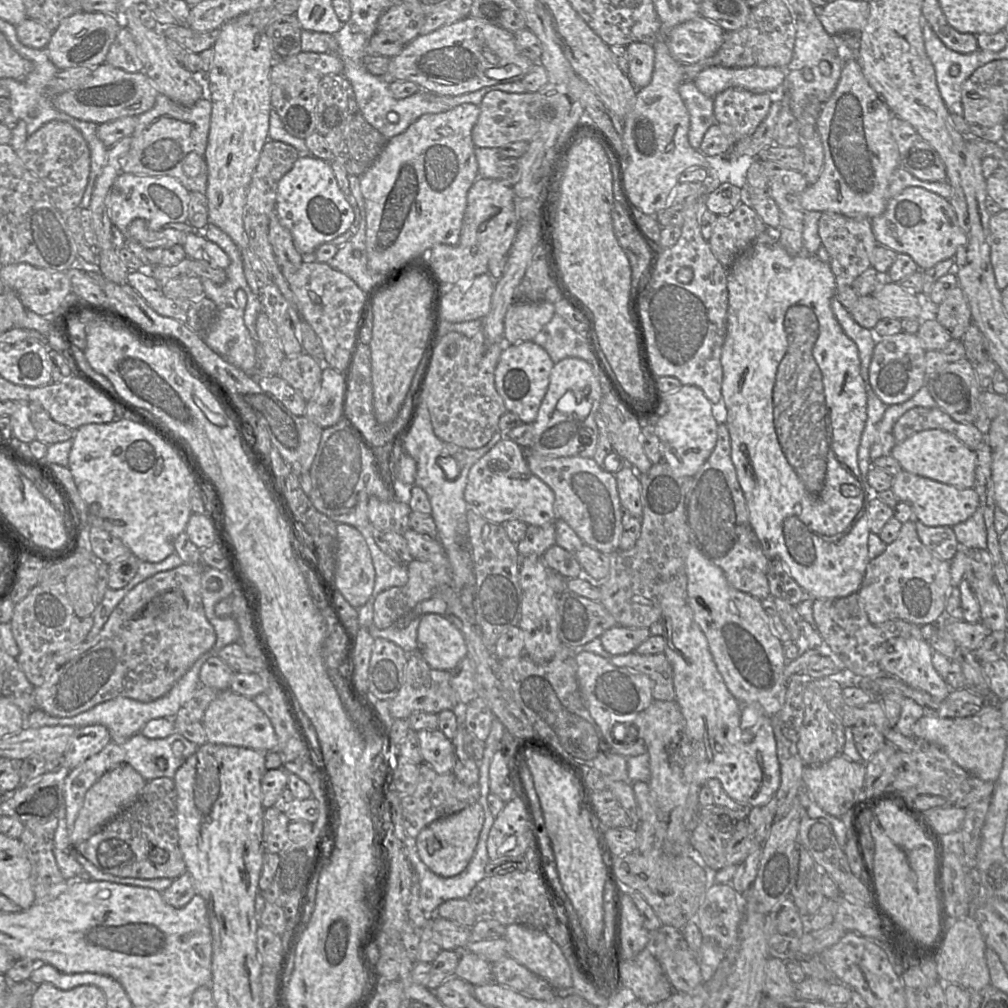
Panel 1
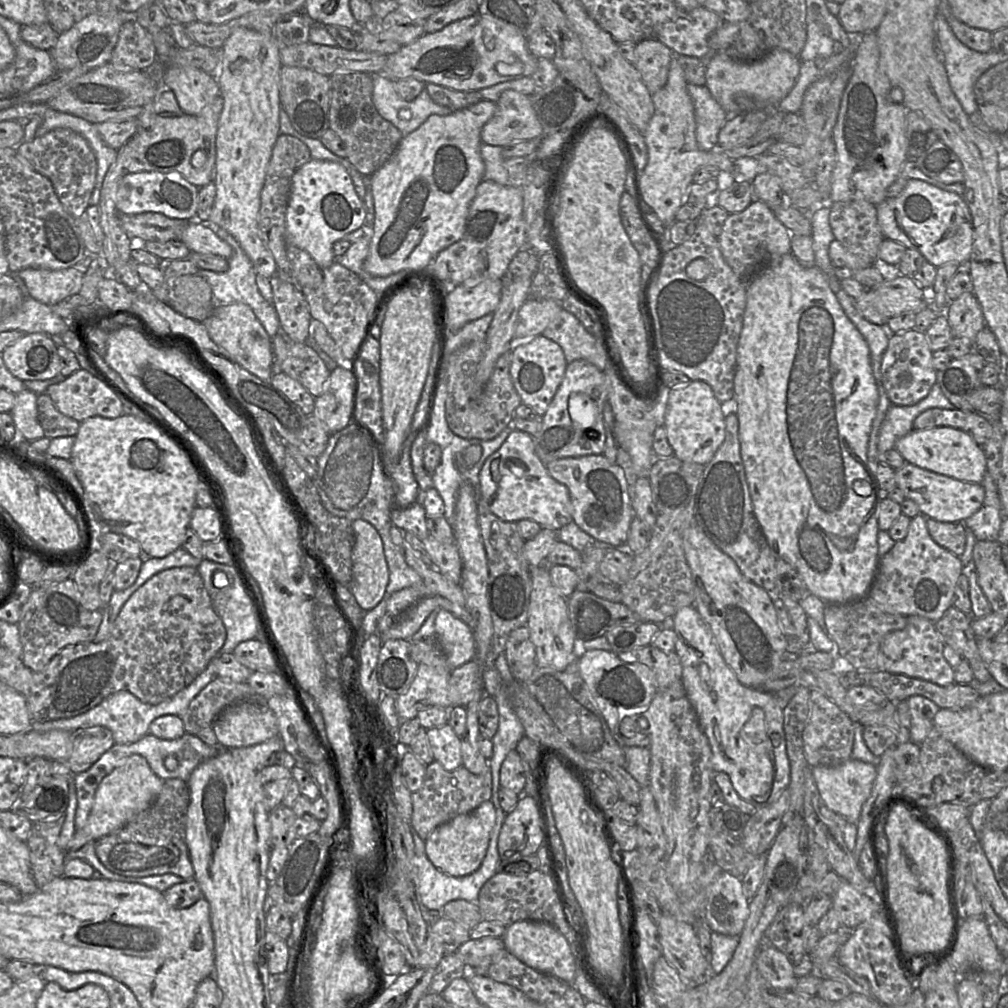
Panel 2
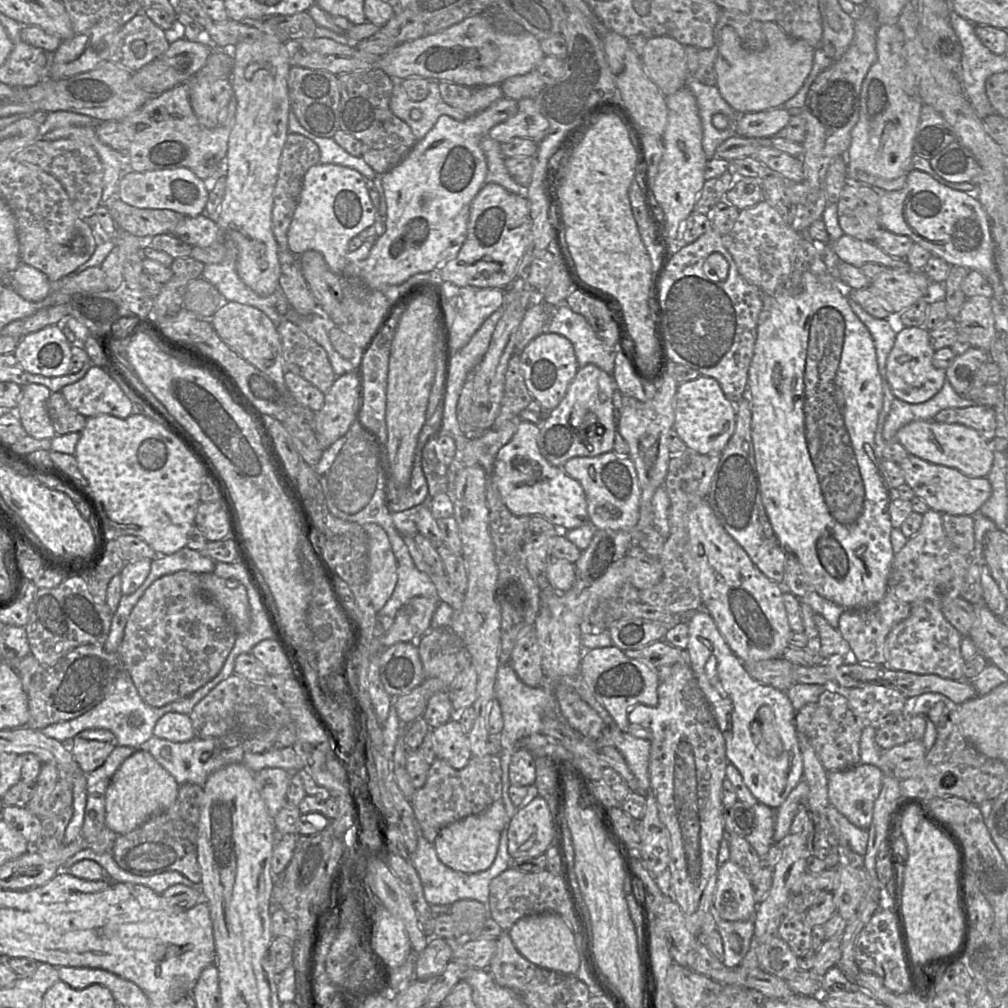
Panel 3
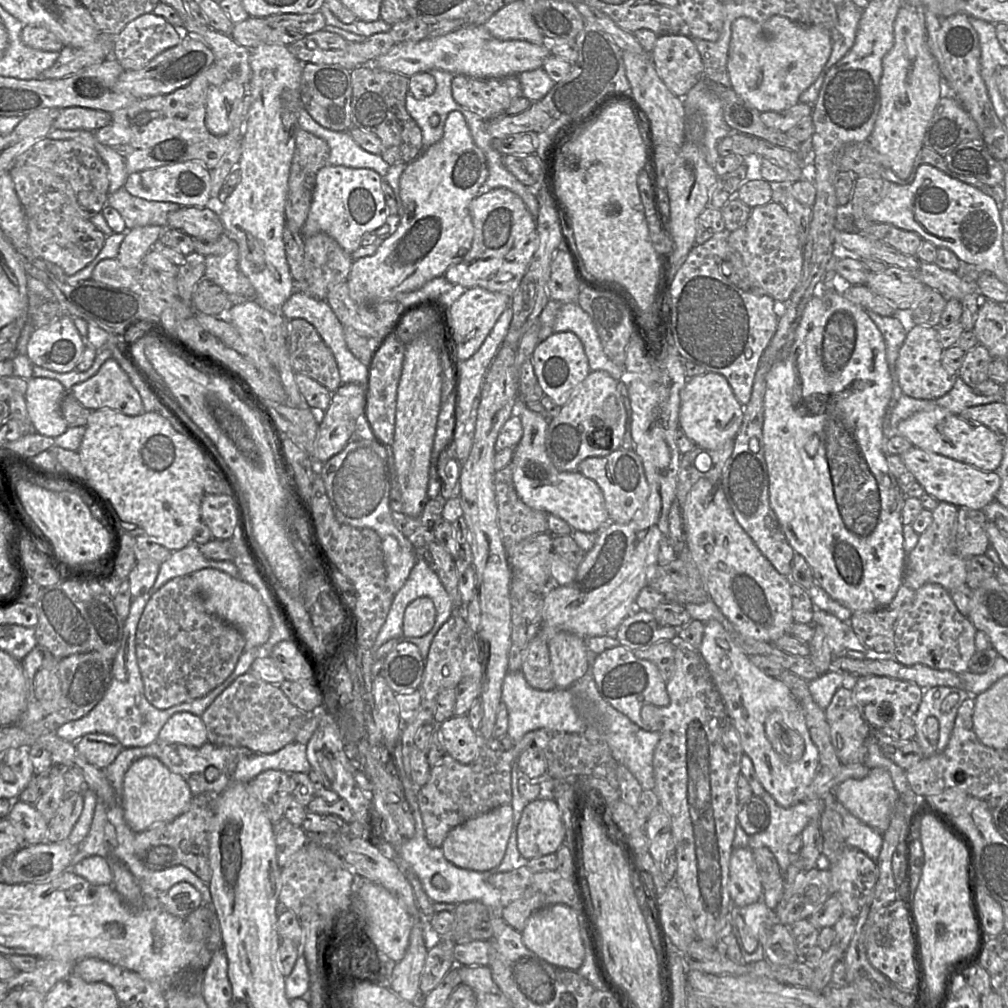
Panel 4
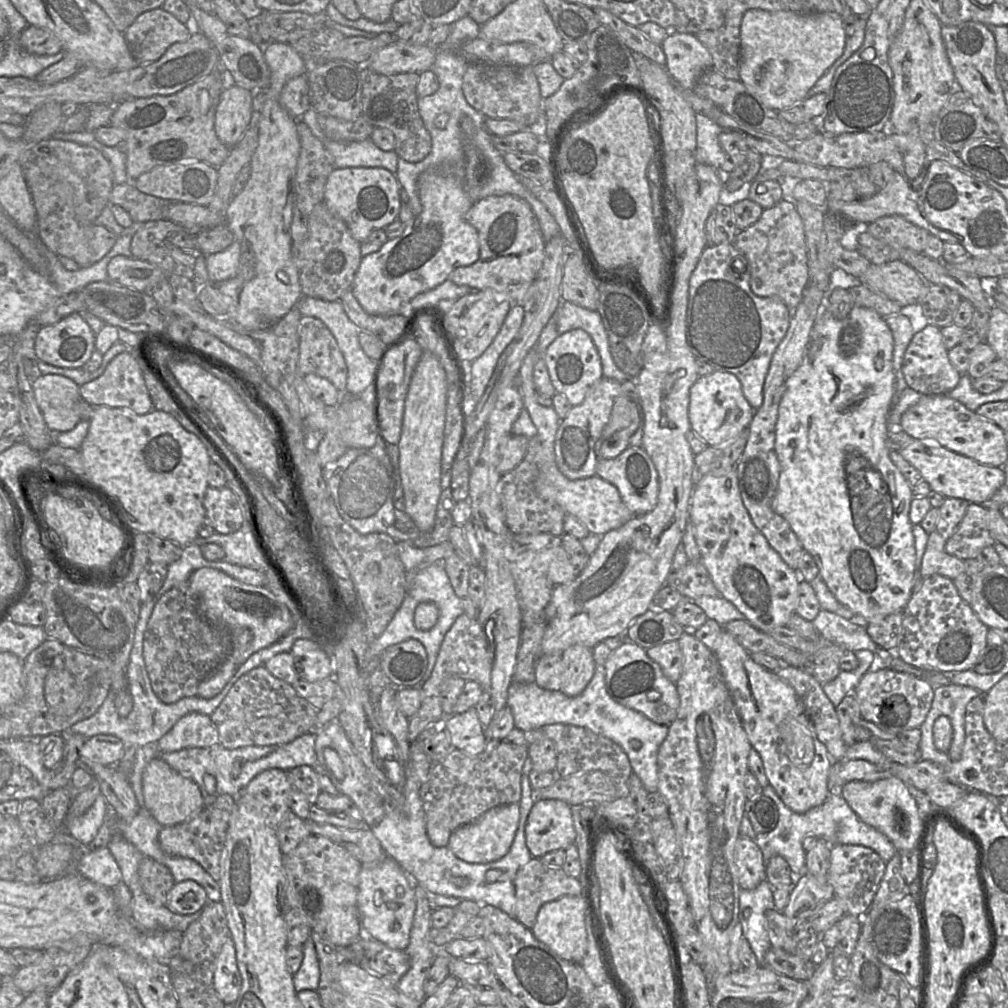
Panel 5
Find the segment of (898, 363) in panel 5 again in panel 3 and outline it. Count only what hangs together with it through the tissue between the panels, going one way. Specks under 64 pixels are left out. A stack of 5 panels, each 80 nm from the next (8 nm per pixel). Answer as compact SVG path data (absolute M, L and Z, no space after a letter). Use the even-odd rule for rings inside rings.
M853 300L849 301L854 313L864 323L872 335L876 349L878 369L884 380L886 379L887 357L895 343L897 333L893 330L887 319L874 318Z

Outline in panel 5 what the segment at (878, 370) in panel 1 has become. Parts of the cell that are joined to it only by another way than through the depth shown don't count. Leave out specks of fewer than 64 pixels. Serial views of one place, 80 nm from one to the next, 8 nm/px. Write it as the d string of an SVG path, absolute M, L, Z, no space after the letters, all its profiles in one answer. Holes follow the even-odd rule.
M928 325L914 334L904 354L902 371L907 387L923 395L948 394L957 386L961 377L949 361L941 328L935 325Z

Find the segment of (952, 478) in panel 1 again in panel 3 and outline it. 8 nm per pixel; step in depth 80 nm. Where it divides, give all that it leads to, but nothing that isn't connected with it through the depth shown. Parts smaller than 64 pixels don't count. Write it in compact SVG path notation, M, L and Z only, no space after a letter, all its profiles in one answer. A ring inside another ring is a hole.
M932 420L914 421L903 426L896 434L895 441L899 442L910 455L917 456L928 462L954 468L971 477L987 477L994 460L991 444L983 439L980 434L961 424L939 423Z

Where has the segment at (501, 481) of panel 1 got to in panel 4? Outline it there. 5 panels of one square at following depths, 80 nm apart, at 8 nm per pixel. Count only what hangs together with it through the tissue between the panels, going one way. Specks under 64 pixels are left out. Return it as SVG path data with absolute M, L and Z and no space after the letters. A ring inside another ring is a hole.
M516 399L512 415L520 417L523 427L522 438L514 447L511 461L513 484L519 498L533 509L563 519L574 531L598 533L609 523L609 515L600 487L595 481L577 471L562 472L553 465L545 447L546 432L550 420L531 411L520 399Z

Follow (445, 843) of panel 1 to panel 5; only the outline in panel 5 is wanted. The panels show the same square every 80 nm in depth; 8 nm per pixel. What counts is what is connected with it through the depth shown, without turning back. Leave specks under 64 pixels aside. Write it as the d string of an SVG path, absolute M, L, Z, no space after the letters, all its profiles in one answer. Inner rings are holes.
M518 803L490 809L476 820L454 830L447 847L459 859L468 863L489 863L505 856L514 840L520 819Z

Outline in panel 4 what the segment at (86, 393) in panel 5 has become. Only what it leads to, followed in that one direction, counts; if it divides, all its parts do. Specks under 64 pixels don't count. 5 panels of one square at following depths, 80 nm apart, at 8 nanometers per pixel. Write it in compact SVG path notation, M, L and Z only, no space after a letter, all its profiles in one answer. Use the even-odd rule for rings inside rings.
M109 358L95 375L67 392L91 411L110 408L128 416L144 412L139 392L114 358Z

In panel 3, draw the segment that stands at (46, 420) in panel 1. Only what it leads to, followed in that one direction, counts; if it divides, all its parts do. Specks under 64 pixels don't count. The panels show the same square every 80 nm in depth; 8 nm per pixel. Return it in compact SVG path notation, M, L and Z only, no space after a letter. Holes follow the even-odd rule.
M52 392L47 400L47 410L56 435L81 432L87 418L70 407L60 392Z

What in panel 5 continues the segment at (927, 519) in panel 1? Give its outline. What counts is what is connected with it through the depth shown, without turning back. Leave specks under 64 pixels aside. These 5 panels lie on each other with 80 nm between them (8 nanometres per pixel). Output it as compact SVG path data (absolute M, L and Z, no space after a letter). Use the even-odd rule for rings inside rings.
M912 438L900 453L920 472L923 481L929 484L933 492L940 493L946 498L960 498L972 504L982 504L990 499L1005 482L1005 473L1002 467L980 464L934 442Z

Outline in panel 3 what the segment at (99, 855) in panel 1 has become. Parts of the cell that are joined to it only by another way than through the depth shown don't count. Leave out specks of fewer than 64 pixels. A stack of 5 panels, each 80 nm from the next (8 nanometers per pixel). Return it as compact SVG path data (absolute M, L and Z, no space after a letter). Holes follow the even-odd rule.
M193 783L181 784L173 805L151 816L133 831L118 835L112 853L119 867L139 876L177 871L193 883L200 884L202 874L198 863L197 836L203 797L202 787Z

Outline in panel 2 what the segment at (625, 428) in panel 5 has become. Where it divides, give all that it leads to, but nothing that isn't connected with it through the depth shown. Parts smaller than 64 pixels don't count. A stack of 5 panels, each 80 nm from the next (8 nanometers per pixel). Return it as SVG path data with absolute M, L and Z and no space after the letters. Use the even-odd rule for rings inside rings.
M586 360L568 363L564 378L542 416L541 428L533 436L535 452L545 464L567 457L603 454L606 440L603 410L608 392L609 379L595 365Z

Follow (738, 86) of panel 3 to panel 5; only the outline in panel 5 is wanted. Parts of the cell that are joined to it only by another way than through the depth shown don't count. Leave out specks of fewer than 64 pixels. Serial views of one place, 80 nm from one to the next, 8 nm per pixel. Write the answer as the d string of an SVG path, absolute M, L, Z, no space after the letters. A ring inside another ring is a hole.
M747 10L740 25L739 79L767 107L777 111L789 108L804 100L810 88L842 56L846 39L843 20L835 13Z

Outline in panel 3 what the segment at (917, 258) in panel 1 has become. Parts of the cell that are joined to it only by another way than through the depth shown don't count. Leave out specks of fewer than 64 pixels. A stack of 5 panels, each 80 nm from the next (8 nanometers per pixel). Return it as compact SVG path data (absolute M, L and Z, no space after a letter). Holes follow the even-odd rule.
M914 170L902 189L882 192L878 216L881 227L910 237L915 244L951 266L978 271L986 277L999 276L988 215L971 193L952 189L939 183L927 172Z

